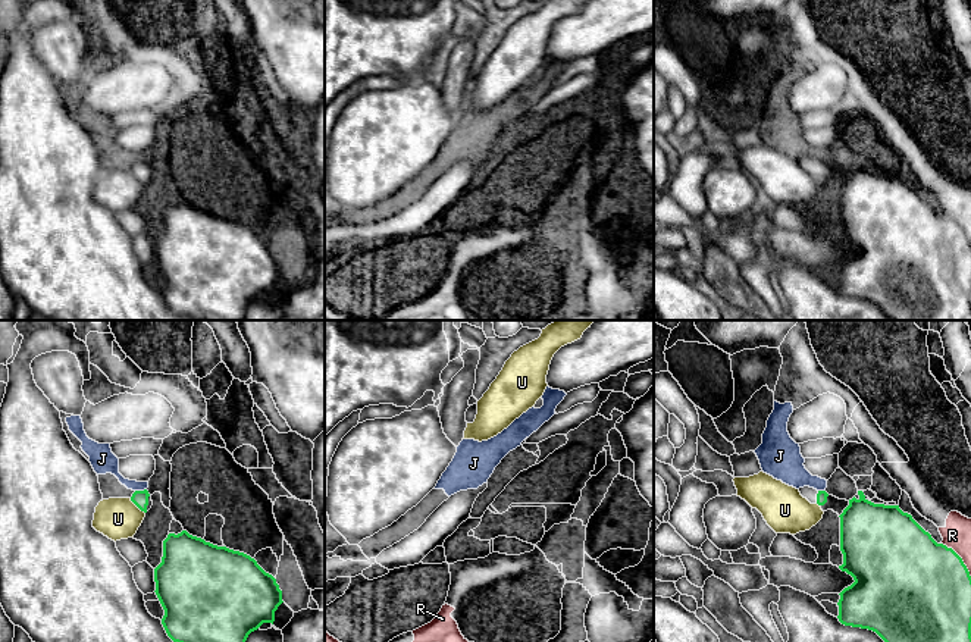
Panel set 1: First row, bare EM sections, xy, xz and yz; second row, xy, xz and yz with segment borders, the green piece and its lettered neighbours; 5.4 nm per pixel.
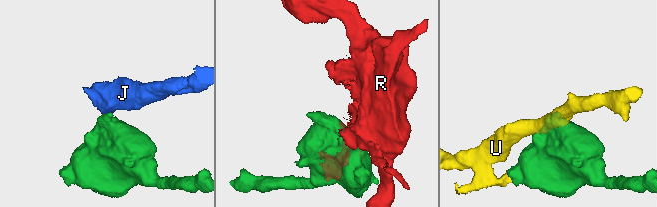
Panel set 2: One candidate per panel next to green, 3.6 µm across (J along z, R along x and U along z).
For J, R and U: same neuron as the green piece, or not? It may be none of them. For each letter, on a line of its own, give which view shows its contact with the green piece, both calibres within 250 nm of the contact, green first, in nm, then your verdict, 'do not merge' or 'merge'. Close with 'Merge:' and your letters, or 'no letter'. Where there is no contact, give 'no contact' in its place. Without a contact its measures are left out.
J: contact in xy; calibres 90 and 130 nm; merge
R: contact in yz; calibres 500 and 160 nm; do not merge
U: contact in xy; calibres 90 and 220 nm; do not merge
Merge: J

